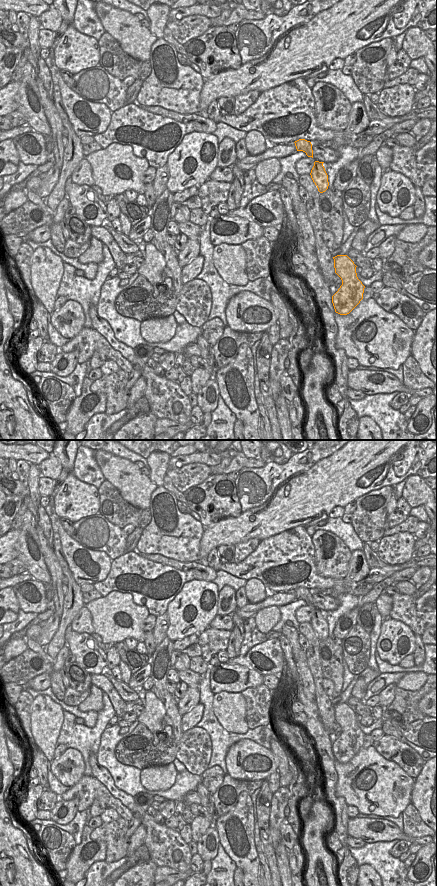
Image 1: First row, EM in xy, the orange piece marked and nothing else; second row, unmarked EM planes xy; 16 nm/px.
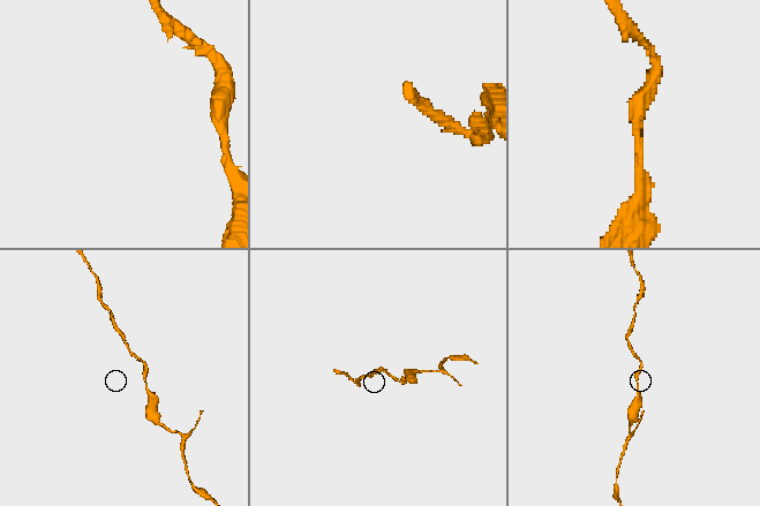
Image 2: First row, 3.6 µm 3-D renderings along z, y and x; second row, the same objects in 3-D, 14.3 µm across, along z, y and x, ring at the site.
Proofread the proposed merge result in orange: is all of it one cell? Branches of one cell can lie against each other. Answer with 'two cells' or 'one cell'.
one cell

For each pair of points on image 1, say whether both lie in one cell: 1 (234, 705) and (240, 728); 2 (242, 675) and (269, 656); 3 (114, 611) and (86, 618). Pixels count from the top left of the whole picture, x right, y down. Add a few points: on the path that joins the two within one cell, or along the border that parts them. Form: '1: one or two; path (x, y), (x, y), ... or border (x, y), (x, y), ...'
1: one; path (234, 711), (235, 722)
2: two; border (228, 663), (252, 668), (262, 675)
3: two; border (83, 606), (91, 615), (91, 625), (94, 632)

